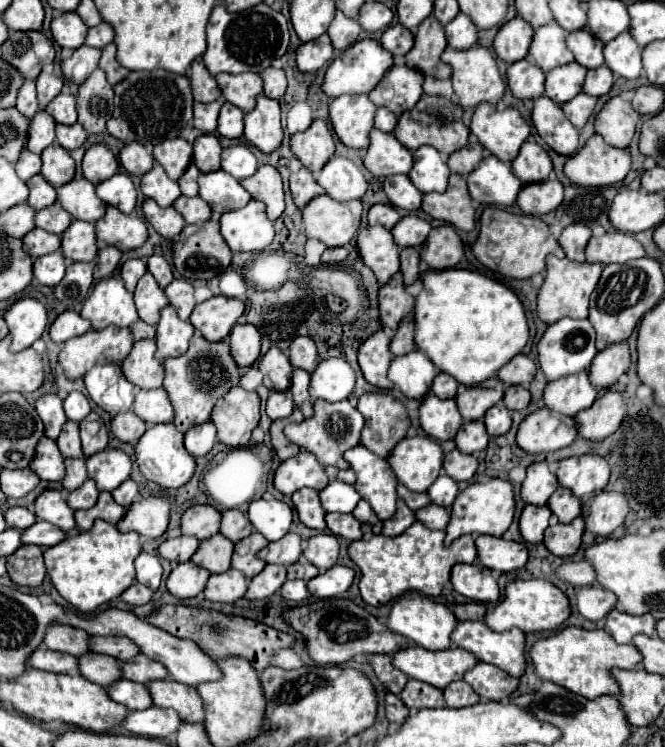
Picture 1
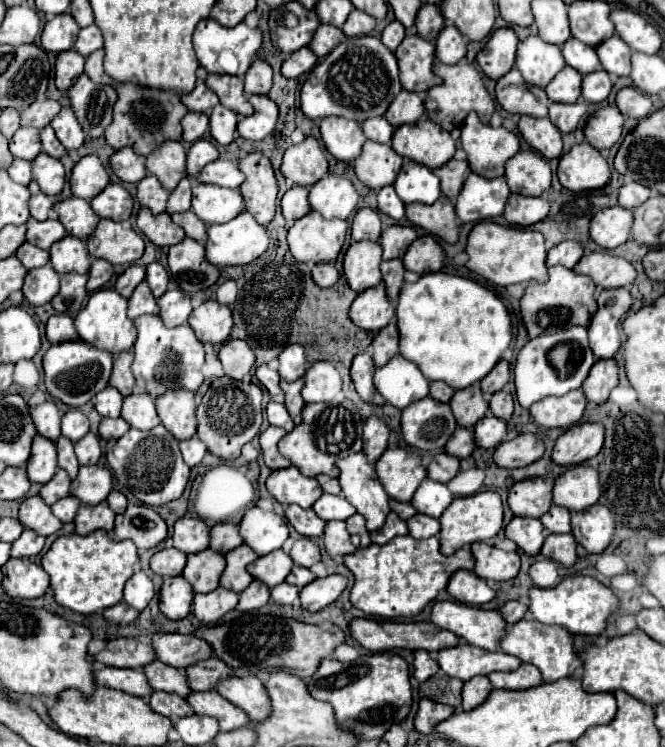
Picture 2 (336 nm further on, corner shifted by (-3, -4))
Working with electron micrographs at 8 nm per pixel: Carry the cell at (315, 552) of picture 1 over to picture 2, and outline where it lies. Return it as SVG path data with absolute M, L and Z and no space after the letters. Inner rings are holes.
M302 537L302 539L298 539L298 541L292 545L290 557L292 557L292 561L294 561L296 565L300 565L300 567L312 567L314 563L320 561L320 549L318 549L318 545L316 545L312 539Z

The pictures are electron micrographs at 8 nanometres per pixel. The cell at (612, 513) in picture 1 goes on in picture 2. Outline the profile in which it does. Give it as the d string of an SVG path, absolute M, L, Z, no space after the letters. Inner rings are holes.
M600 503L586 511L572 513L572 535L588 553L602 553L614 535L614 527L612 513Z

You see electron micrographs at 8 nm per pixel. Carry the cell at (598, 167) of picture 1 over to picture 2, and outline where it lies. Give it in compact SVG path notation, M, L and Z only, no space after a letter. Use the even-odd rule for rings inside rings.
M580 143L560 157L558 179L570 191L600 189L610 181L610 167L592 145Z

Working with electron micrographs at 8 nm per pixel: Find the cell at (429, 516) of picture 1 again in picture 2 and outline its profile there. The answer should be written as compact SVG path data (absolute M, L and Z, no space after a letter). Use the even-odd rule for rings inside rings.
M416 513L406 523L408 523L408 531L414 539L426 539L426 537L434 537L440 533L438 519L432 519L432 517L422 515L422 513Z

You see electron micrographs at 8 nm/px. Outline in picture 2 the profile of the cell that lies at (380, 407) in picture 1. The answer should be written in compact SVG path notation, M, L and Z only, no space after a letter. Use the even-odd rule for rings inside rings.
M378 417L366 419L364 435L362 435L362 441L364 441L362 453L366 455L368 463L376 463L376 461L380 459L380 455L382 455L384 449L386 449L388 433L390 433L390 429L386 427L386 423L384 423L382 419L378 419Z

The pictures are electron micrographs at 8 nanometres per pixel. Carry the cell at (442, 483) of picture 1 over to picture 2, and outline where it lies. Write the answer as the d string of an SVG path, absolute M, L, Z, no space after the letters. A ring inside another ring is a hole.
M424 479L410 503L418 513L438 519L444 513L444 509L452 503L452 499L454 499L454 495L450 493L450 489L446 485L432 481L432 479Z

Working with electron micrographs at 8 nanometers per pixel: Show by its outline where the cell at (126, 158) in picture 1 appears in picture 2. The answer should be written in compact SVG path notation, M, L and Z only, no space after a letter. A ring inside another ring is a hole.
M130 147L116 151L116 153L110 157L110 167L112 167L114 175L118 175L120 181L138 183L140 179L146 177L144 159L138 157Z

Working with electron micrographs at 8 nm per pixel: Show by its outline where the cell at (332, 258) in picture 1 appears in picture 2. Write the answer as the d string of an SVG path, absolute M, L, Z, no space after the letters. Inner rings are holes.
M320 263L312 267L312 279L318 287L332 287L338 281L338 271L332 263Z

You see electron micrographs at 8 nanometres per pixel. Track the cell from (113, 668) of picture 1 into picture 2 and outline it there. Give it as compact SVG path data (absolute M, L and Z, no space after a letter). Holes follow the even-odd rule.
M152 661L150 665L144 667L146 677L150 681L150 685L156 691L168 691L168 693L176 693L180 697L190 695L188 689L188 679L184 669L176 669L170 665L164 665L162 661Z

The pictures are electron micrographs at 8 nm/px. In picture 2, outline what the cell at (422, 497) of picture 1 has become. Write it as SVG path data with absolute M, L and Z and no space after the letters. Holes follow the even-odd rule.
M390 499L390 509L404 521L410 519L416 513L416 509L410 503L400 503L400 501L394 501L394 499Z

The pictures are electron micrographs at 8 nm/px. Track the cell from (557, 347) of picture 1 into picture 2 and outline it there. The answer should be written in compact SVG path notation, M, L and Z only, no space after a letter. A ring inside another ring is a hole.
M584 327L560 329L556 333L528 341L520 349L514 365L514 385L516 385L518 403L522 407L530 407L532 403L538 403L546 397L560 397L572 389L580 389L594 361L596 359L594 353L590 351L588 335Z

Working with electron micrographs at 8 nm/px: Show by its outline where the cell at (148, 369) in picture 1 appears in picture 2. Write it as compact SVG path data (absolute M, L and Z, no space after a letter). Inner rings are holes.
M126 351L126 353L120 353L116 359L114 359L114 369L112 369L112 375L110 375L110 387L118 389L120 395L132 395L134 391L134 375L132 375L132 359L134 359L134 353L132 351Z

